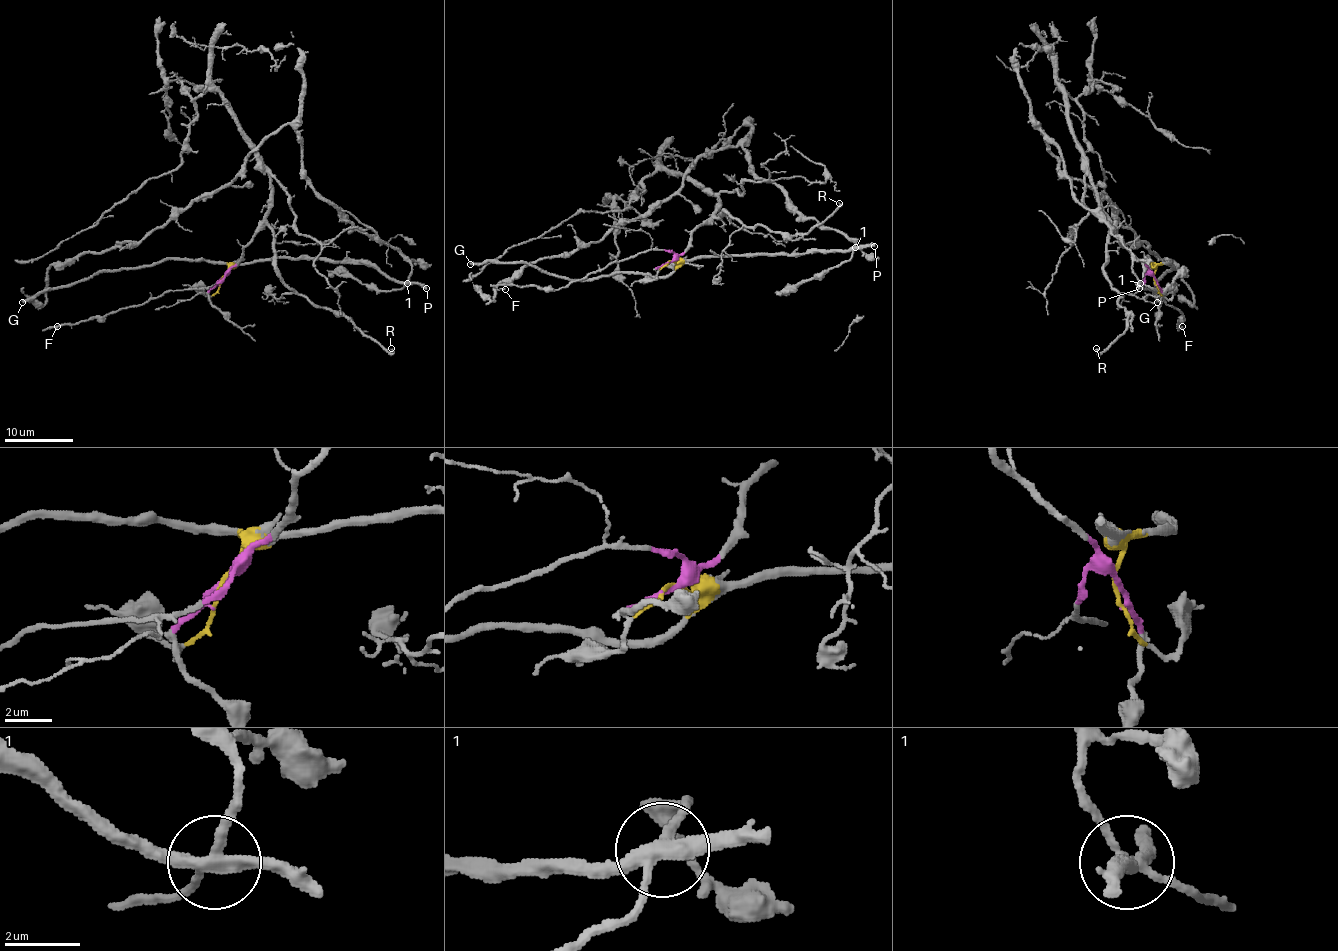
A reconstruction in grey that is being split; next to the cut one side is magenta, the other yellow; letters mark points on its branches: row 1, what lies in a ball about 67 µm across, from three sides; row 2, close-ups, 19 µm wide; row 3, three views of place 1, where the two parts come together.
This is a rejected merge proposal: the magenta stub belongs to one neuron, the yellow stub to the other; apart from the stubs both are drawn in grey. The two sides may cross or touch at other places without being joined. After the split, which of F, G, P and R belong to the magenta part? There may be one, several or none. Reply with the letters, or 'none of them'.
F, R

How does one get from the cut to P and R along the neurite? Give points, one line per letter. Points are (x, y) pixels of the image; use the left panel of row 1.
P: (222, 280), (229, 268), (239, 264), (278, 258), (328, 258), (370, 263), (391, 278), (422, 283), (427, 288)
R: (222, 278), (266, 225), (273, 237), (273, 266), (278, 276), (312, 302), (340, 310), (391, 353), (391, 348)

